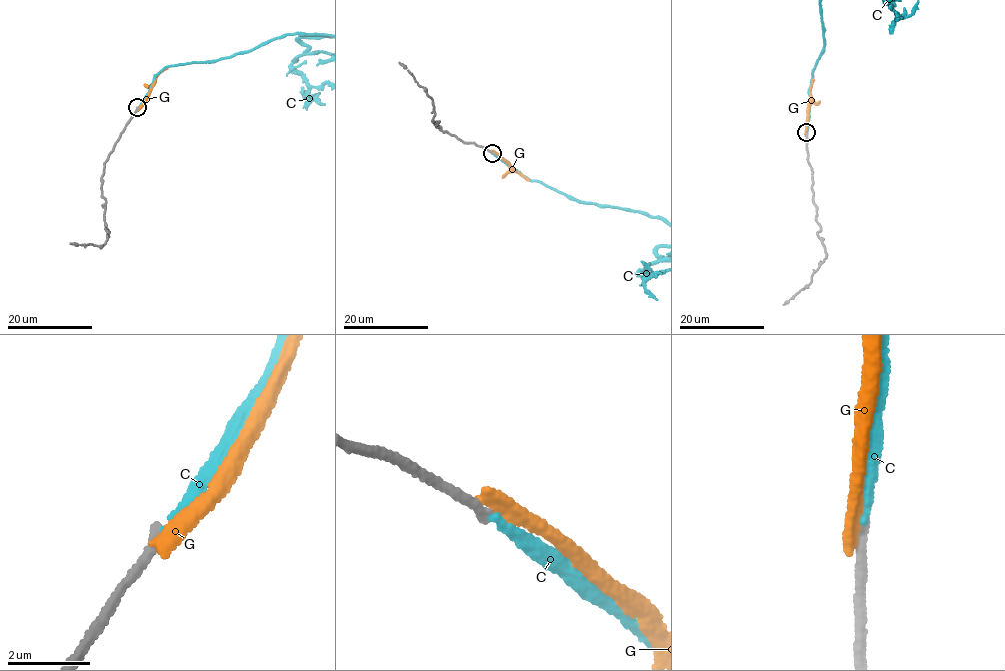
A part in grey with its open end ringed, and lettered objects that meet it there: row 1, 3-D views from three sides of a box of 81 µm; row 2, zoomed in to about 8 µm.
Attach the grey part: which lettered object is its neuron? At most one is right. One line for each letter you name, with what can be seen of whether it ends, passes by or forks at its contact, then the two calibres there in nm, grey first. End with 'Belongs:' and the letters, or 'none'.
C: it ends | 220/200 nm
Belongs: C

